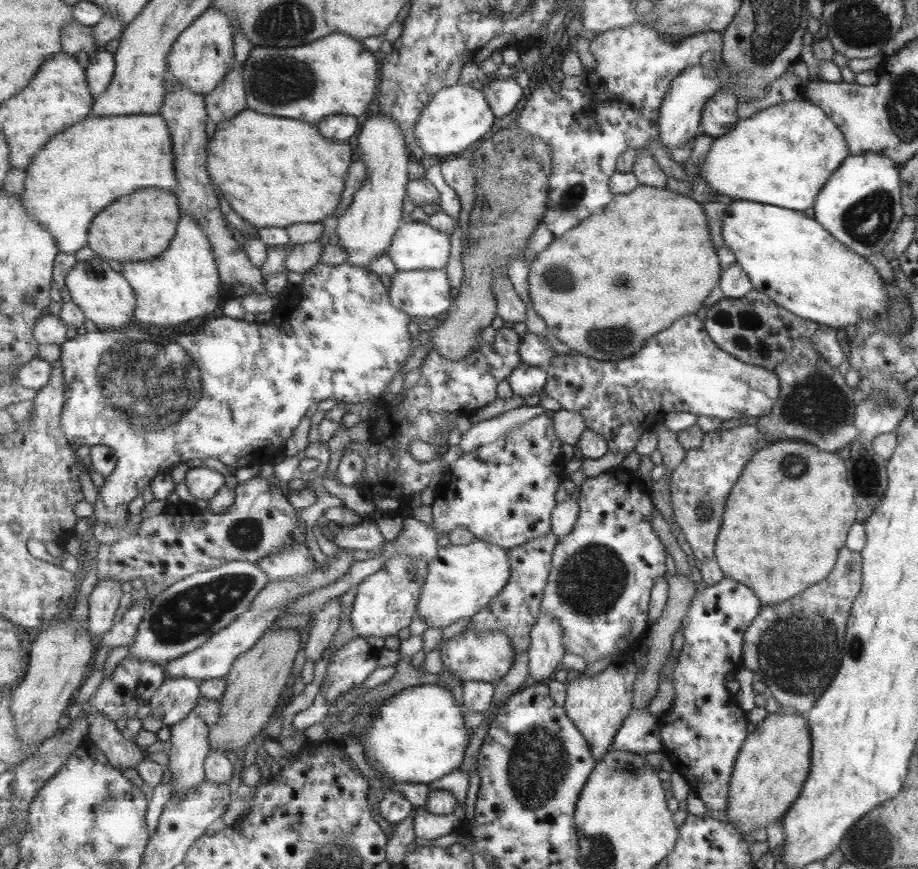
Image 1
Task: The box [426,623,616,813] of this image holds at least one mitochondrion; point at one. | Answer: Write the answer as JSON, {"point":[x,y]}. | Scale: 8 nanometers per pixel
{"point":[542,761]}

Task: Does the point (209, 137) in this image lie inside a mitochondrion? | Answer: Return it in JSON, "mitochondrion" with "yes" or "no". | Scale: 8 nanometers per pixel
{"mitochondrion":"no"}

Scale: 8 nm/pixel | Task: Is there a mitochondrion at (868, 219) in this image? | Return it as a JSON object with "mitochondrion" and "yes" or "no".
{"mitochondrion":"yes"}

